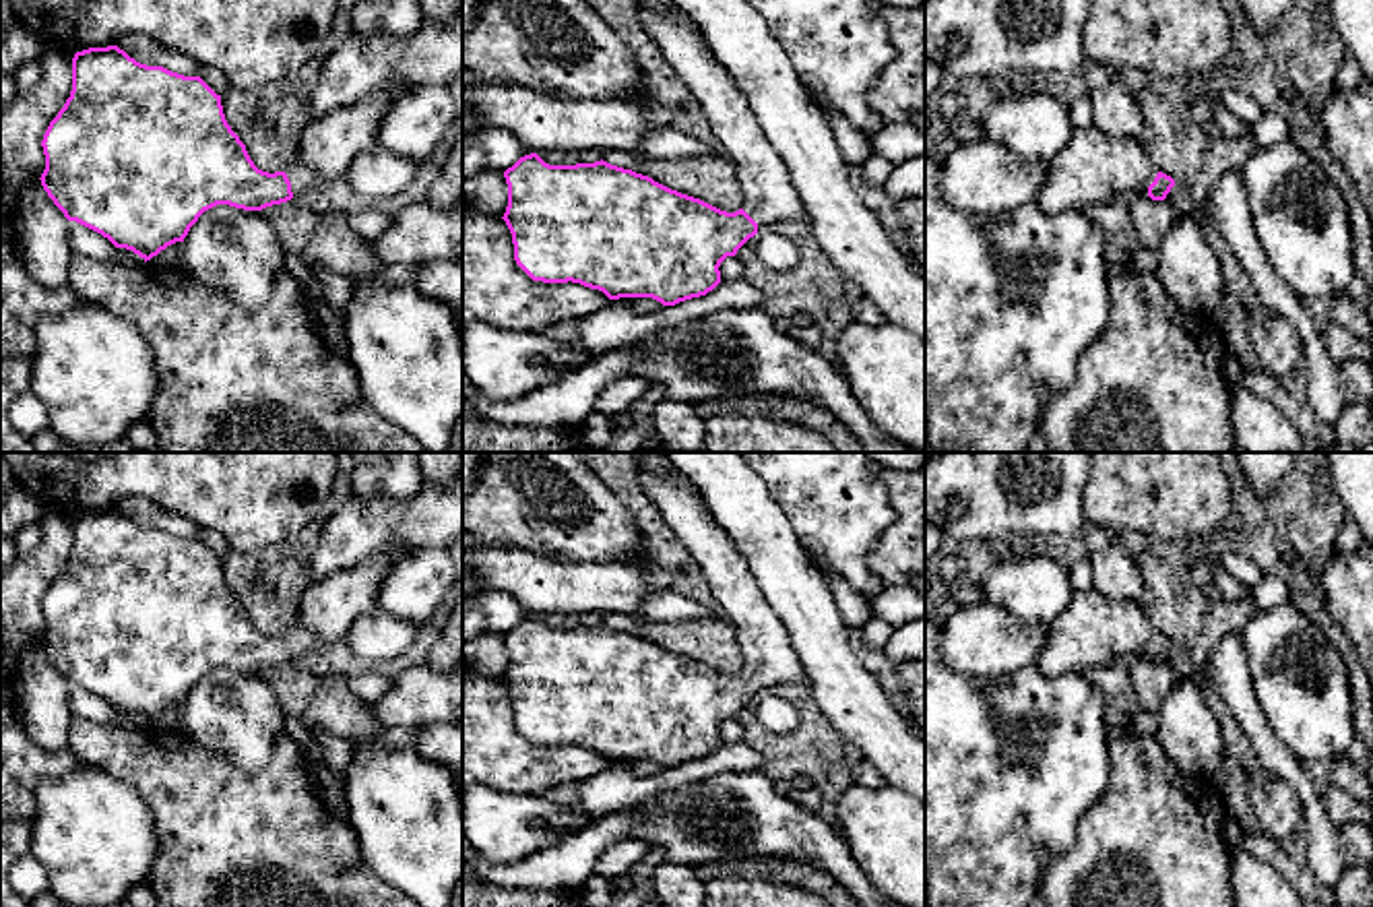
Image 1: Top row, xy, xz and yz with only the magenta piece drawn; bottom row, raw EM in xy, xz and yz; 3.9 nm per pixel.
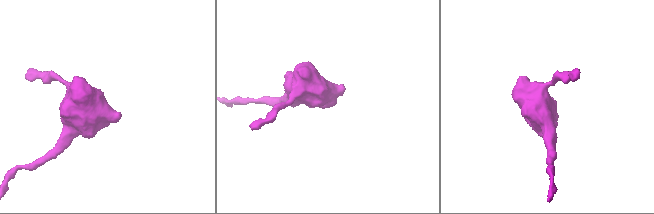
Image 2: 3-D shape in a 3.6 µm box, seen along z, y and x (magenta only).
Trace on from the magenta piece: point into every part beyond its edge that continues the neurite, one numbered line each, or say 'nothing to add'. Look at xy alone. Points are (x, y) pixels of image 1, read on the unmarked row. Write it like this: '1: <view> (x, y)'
1: xy (327, 610)

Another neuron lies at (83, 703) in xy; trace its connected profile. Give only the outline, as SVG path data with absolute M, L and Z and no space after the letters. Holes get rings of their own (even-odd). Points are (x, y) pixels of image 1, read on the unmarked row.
M68 684L68 707L74 717L81 717L99 725L118 725L118 711L101 696L76 684Z

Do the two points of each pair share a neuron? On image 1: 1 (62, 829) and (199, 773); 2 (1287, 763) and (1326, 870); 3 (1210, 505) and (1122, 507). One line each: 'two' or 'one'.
1: two
2: one
3: one

